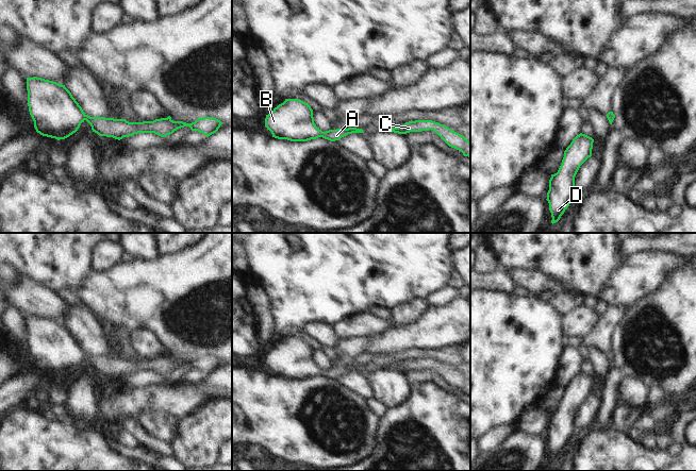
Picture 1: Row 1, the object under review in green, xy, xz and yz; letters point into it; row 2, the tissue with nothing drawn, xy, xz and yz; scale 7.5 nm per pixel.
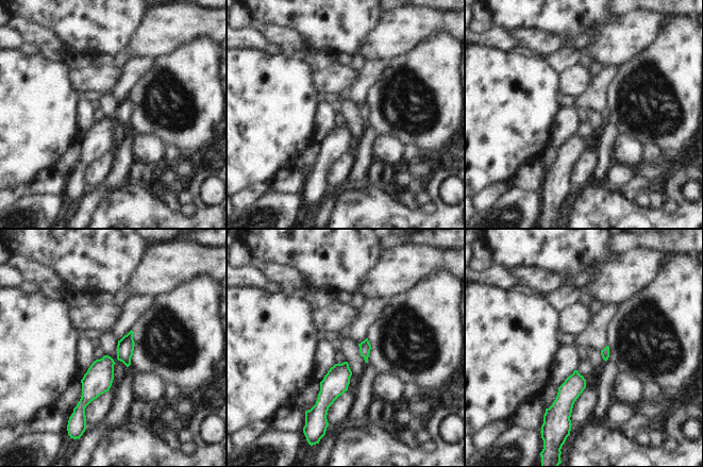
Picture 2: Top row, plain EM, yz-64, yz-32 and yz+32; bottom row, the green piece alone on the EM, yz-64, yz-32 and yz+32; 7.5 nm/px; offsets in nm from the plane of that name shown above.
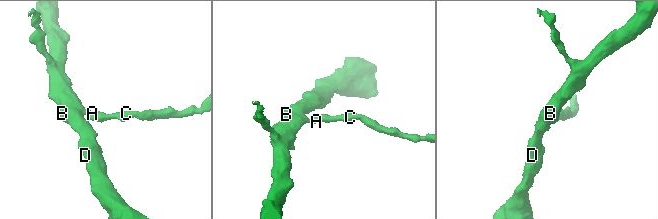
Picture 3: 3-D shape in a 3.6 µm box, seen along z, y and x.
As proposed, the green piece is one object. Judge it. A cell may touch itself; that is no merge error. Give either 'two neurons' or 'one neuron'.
one neuron

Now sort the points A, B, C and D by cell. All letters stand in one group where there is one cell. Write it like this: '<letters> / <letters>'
A B C D

